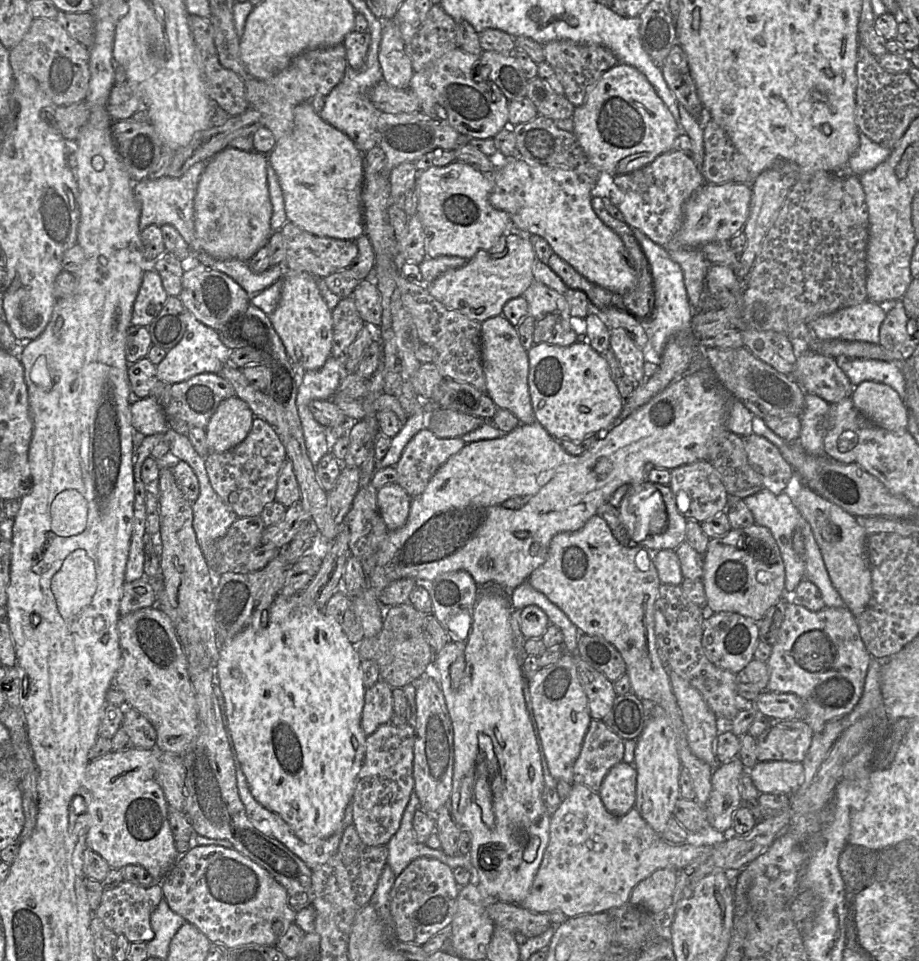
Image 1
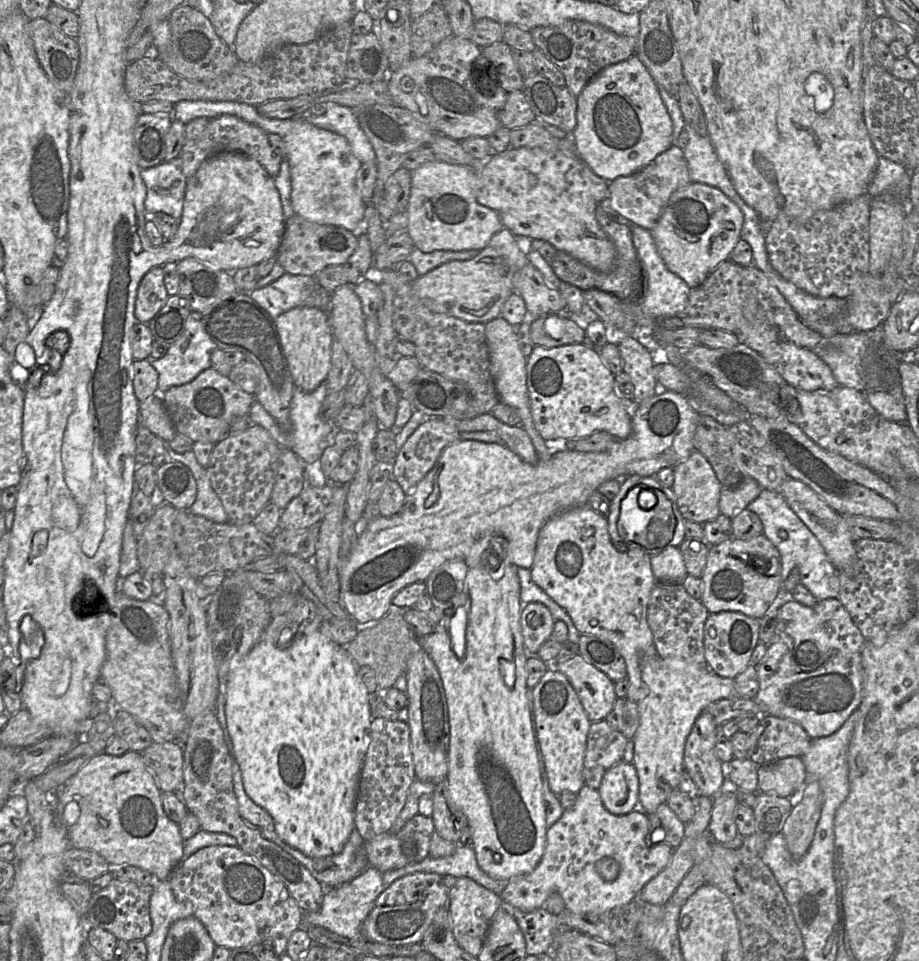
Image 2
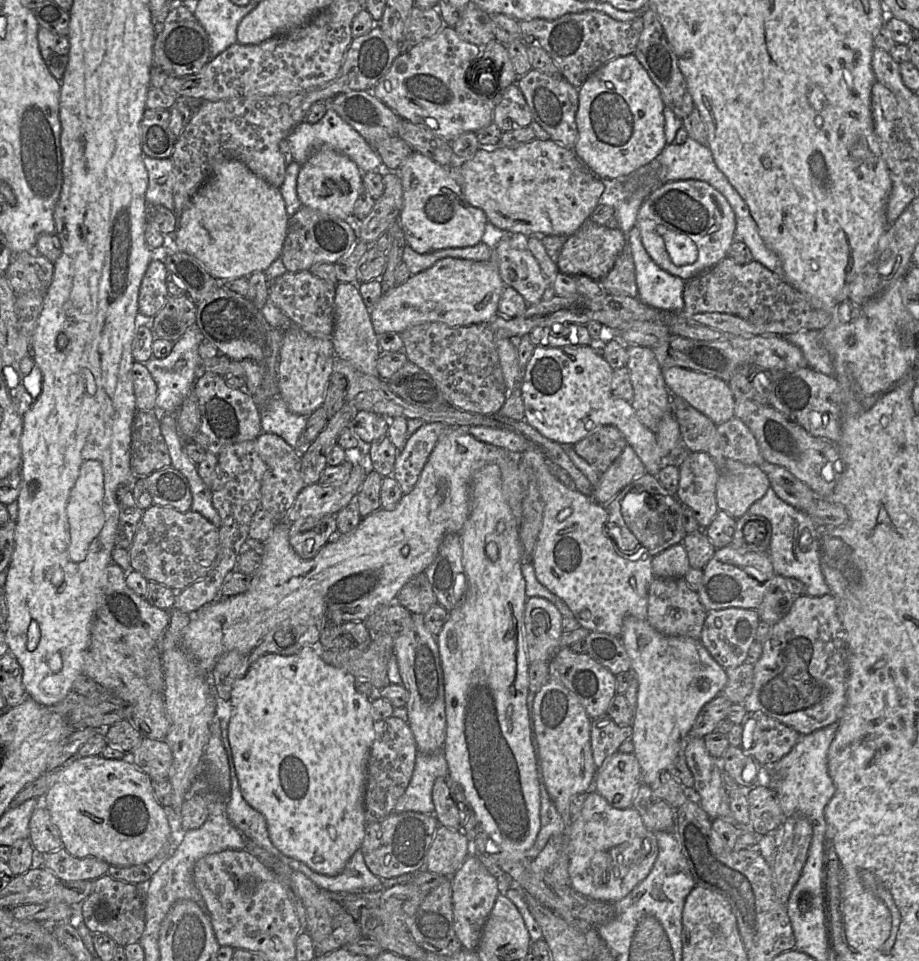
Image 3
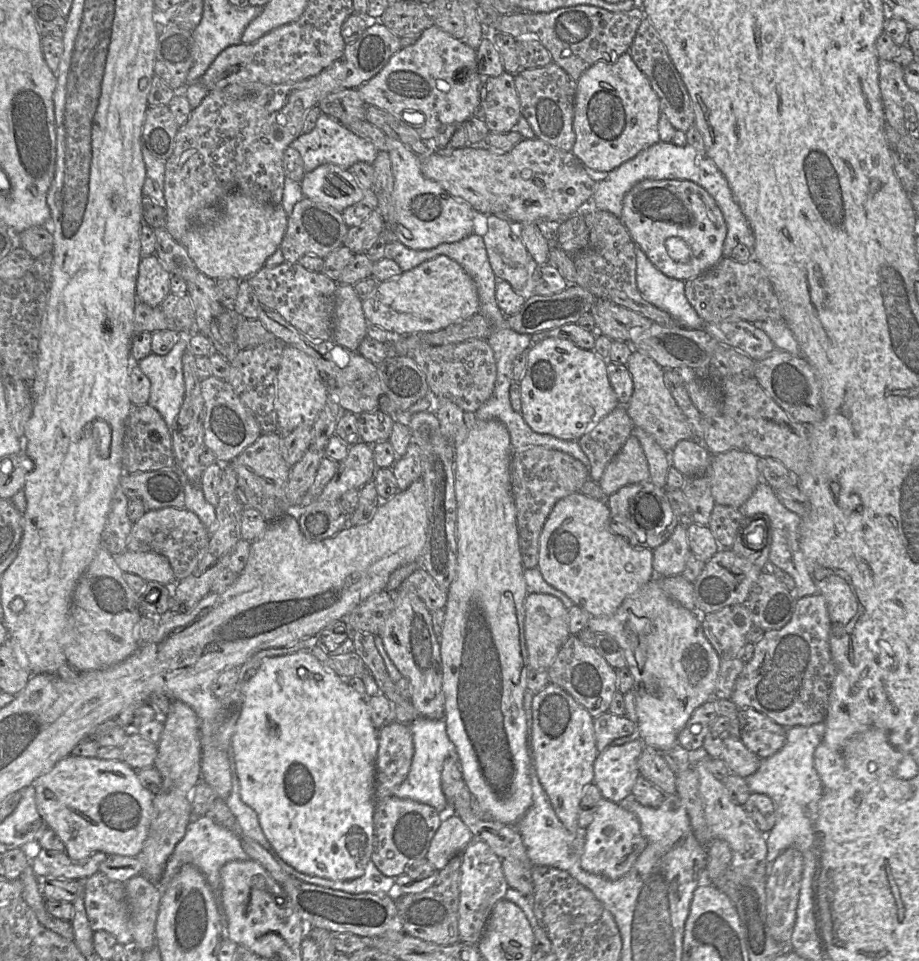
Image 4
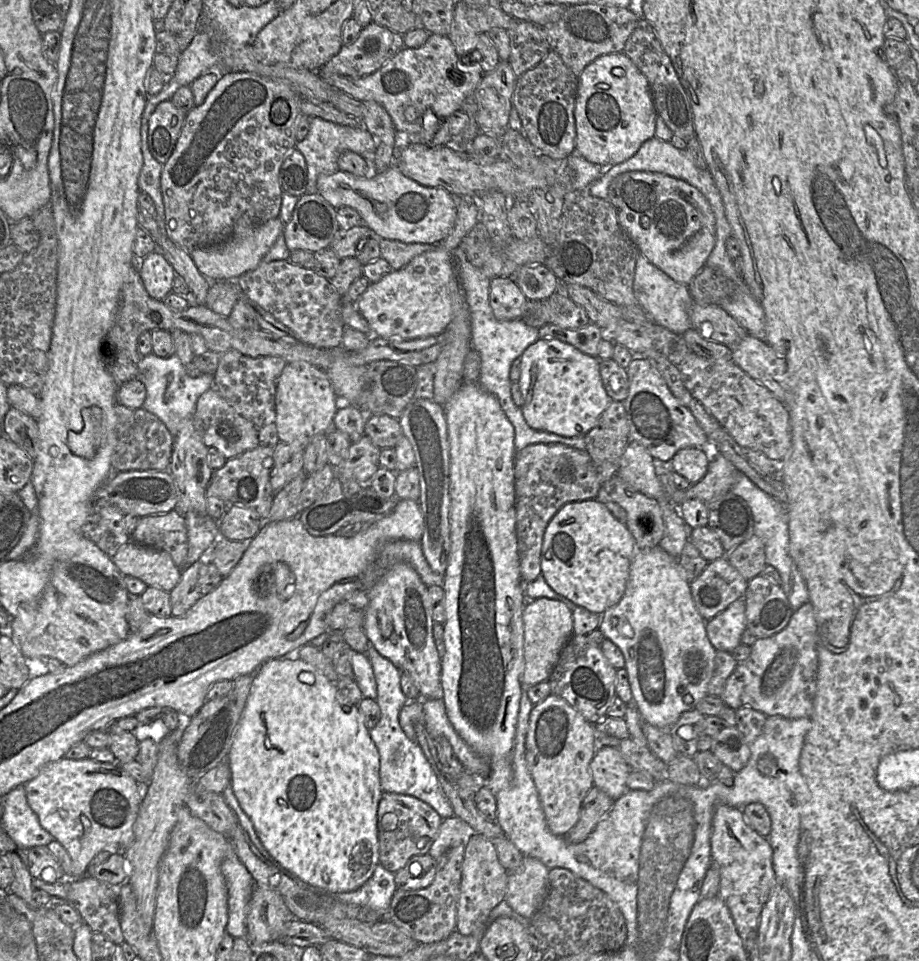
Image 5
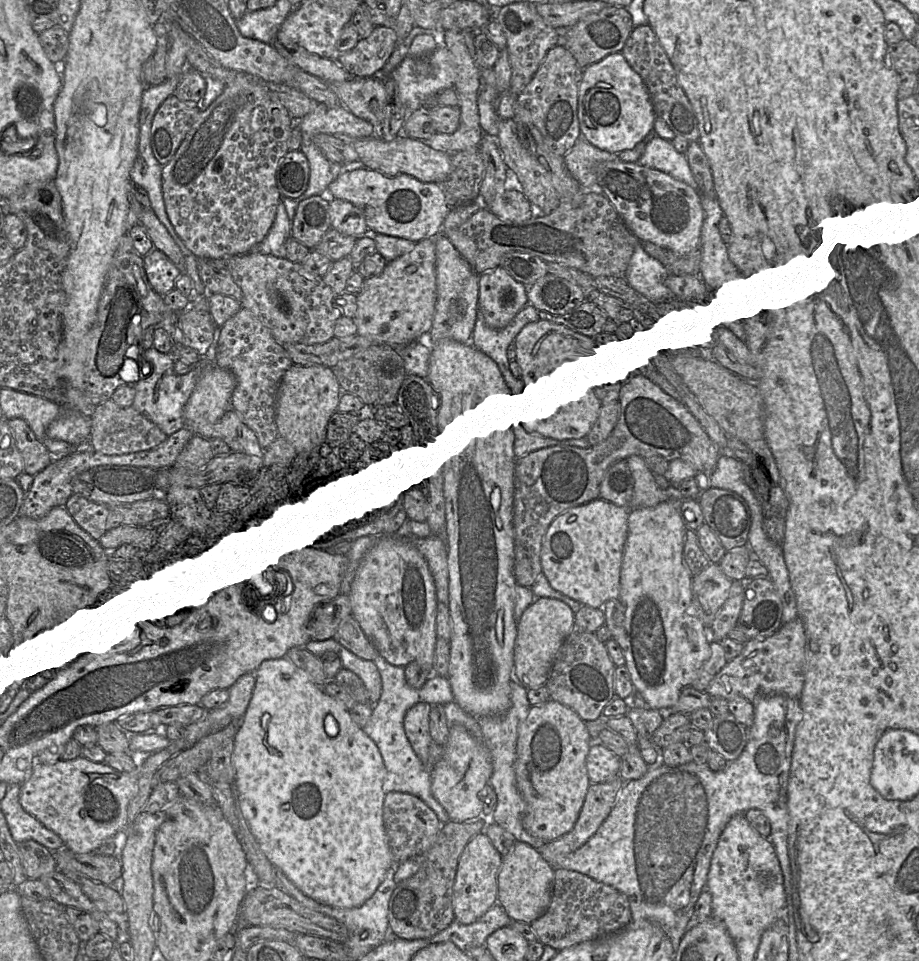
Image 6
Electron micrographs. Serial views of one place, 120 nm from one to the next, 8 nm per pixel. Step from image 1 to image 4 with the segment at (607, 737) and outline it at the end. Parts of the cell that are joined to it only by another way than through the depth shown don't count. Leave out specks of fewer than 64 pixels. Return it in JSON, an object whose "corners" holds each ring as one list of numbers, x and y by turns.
{"corners":[[609,711,593,719,597,751,600,753,615,739,636,736,636,724,624,716,617,716]]}

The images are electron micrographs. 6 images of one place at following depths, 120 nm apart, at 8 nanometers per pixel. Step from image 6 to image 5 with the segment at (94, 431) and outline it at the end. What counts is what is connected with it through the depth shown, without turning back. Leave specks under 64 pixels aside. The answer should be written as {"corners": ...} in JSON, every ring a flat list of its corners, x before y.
{"corners":[[117,403,115,411,117,441,111,456,113,470,119,472,168,470,174,437,165,424,156,415,143,408,131,409]]}

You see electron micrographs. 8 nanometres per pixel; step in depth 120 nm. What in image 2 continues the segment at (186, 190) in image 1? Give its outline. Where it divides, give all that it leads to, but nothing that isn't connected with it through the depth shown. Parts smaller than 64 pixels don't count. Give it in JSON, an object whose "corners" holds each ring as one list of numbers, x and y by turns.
{"corners":[[176,157,157,166,141,169,140,176,146,186,144,207,148,217,164,212,180,220,187,185,182,164,183,160]]}

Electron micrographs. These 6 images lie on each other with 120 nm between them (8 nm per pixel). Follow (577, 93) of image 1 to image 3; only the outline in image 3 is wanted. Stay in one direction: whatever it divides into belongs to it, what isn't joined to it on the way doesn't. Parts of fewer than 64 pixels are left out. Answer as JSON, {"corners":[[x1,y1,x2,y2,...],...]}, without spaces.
{"corners":[[598,11,569,13,556,20,533,19,519,21,521,40,527,45,539,45,558,67,562,77,579,89,587,78,607,62,633,54,643,29,641,15,628,22,612,19]]}

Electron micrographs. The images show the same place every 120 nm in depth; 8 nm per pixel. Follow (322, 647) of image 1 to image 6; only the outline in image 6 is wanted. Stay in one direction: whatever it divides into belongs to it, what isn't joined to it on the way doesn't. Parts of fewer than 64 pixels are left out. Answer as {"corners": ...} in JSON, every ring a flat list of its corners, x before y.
{"corners":[[288,658,264,660,254,673,255,686,252,697,239,722,233,743,232,764,234,767,233,789,240,803,242,815,250,832,266,858,282,870,286,877,306,896,337,908,356,908,363,905,384,880,387,870,394,865,383,823,385,794,383,783,385,765,376,743,357,725,346,705,332,698,319,687,309,674]]}

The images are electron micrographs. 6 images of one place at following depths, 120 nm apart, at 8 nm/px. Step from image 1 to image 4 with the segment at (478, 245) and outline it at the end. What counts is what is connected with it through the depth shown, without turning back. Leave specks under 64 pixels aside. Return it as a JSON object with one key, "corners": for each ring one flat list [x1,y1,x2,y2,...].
{"corners":[[386,139,394,175,393,203,395,223,393,236,410,249,431,249,470,236,474,229,475,211,470,204,456,199,439,183,425,177,420,168,421,158,400,141]]}

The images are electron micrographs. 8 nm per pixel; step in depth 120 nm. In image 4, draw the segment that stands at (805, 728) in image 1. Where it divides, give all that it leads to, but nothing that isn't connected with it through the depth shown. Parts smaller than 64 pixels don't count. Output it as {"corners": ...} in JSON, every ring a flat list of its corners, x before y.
{"corners":[[755,709,738,712,740,739,759,758,770,757,786,742,786,728]]}

